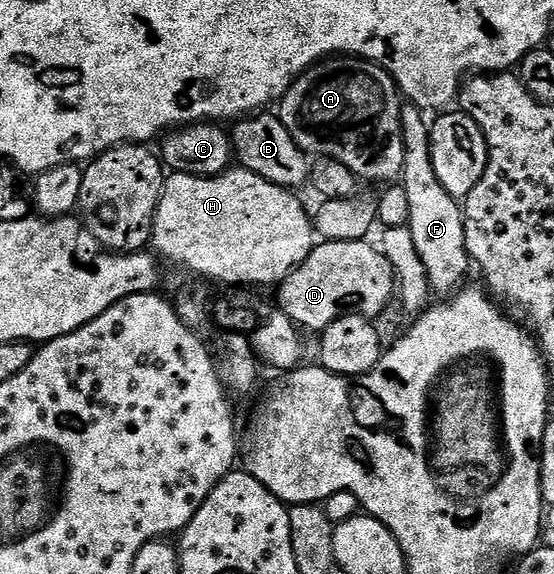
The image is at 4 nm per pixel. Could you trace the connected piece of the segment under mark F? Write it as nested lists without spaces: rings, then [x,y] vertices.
[[[405,102],[402,109],[403,145],[406,146],[406,161],[400,178],[400,185],[406,189],[409,198],[410,221],[408,228],[414,239],[416,251],[426,267],[431,290],[435,293],[453,294],[463,286],[463,279],[470,268],[468,251],[465,250],[465,229],[463,208],[457,198],[441,184],[434,169],[429,122],[425,121],[423,110],[417,105]]]

